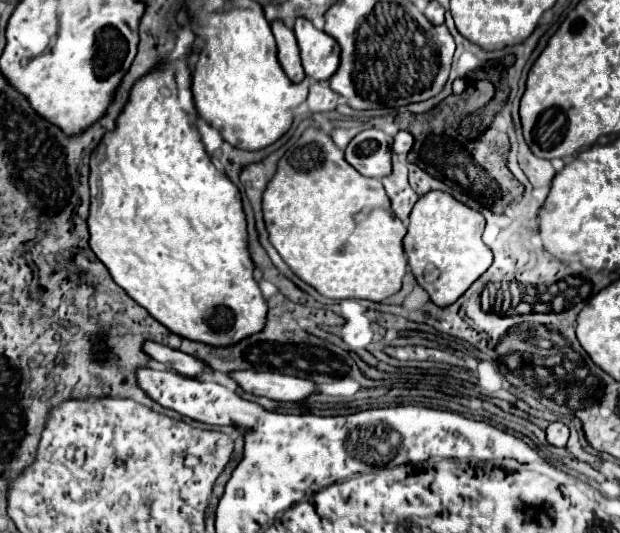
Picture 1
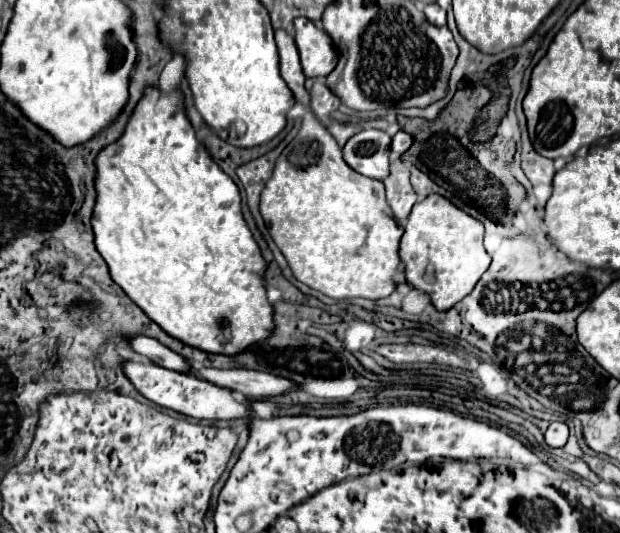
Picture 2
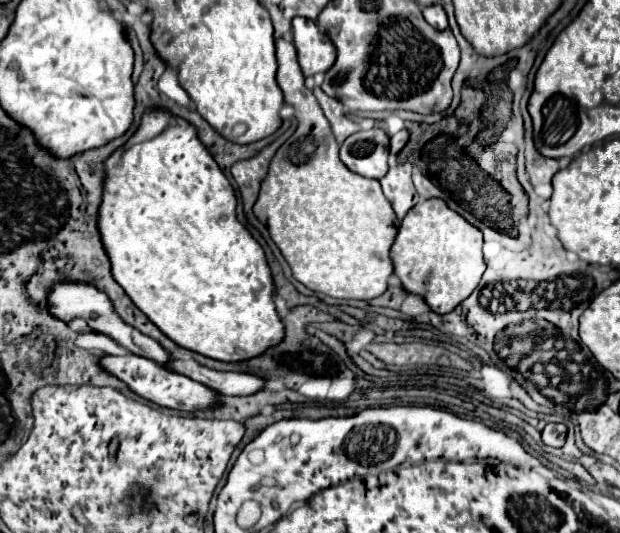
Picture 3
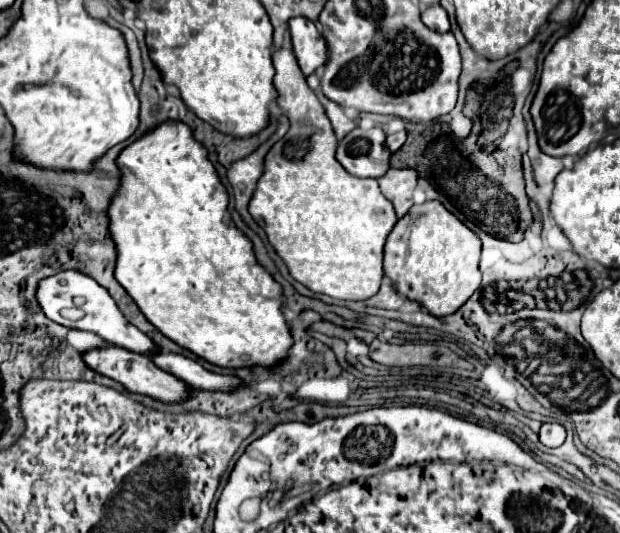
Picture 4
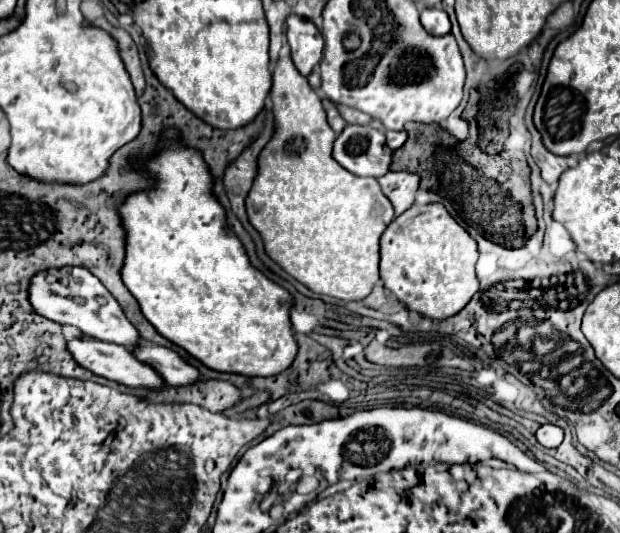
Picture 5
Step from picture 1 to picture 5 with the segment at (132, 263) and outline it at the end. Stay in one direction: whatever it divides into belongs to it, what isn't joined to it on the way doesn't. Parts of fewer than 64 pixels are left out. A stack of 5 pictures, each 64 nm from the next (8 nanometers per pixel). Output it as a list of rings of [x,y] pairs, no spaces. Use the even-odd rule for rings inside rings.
[[[166,128],[160,134],[160,138],[158,138],[158,150],[154,154],[150,154],[150,156],[142,156],[142,154],[132,156],[130,158],[130,166],[134,168],[134,172],[146,174],[148,178],[152,178],[150,188],[140,188],[140,190],[130,192],[130,196],[118,208],[118,216],[120,216],[122,228],[124,228],[124,250],[126,250],[120,276],[122,276],[124,286],[130,290],[130,294],[138,300],[142,314],[154,324],[154,328],[164,338],[168,338],[176,346],[184,348],[188,354],[192,354],[196,360],[200,360],[204,366],[208,366],[212,370],[218,370],[218,372],[234,372],[234,374],[244,374],[244,376],[274,376],[274,374],[286,370],[292,364],[292,360],[294,360],[294,356],[298,352],[298,344],[294,340],[292,324],[290,324],[290,318],[288,318],[288,310],[292,306],[292,296],[282,286],[278,286],[276,282],[268,280],[260,270],[256,270],[250,264],[250,258],[246,254],[244,244],[240,242],[240,238],[236,236],[236,232],[230,230],[228,224],[226,224],[226,210],[224,210],[224,206],[218,202],[218,198],[212,192],[214,180],[212,180],[212,174],[208,170],[208,164],[206,164],[202,152],[196,150],[196,148],[186,146],[182,142],[180,130]]]

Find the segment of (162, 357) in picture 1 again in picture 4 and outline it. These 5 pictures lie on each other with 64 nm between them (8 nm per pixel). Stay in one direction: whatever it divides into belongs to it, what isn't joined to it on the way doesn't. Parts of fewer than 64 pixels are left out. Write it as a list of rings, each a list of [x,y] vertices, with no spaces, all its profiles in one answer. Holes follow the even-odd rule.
[[[74,270],[58,272],[56,276],[50,276],[50,278],[40,282],[36,296],[38,296],[38,302],[44,310],[44,314],[50,320],[54,320],[66,328],[78,328],[78,330],[94,332],[114,346],[120,346],[120,348],[126,348],[130,352],[144,354],[144,356],[152,356],[158,350],[156,344],[144,332],[140,332],[136,326],[128,324],[128,320],[122,316],[122,312],[118,310],[112,296],[96,280],[92,280],[86,274],[80,274]],[[64,312],[74,312],[74,316],[66,316]]]

